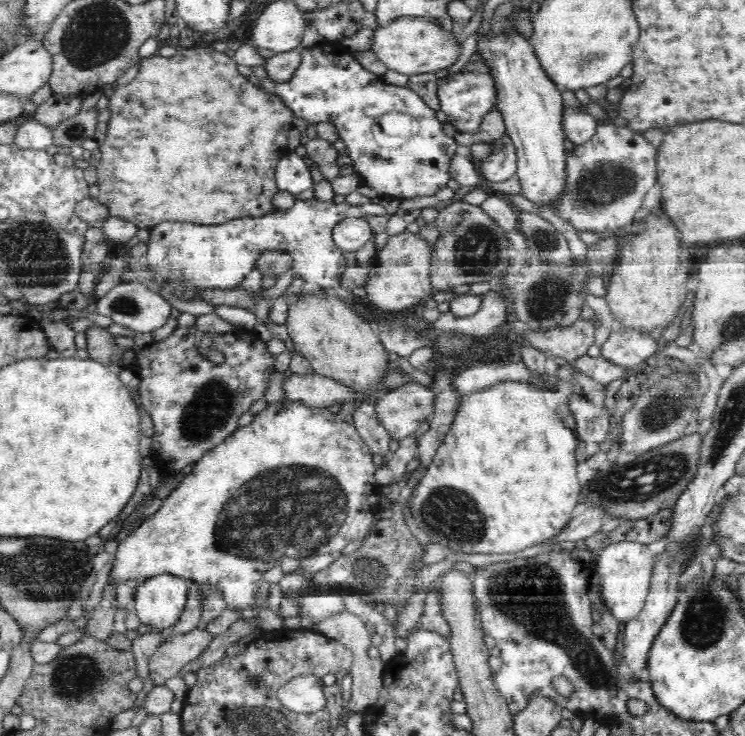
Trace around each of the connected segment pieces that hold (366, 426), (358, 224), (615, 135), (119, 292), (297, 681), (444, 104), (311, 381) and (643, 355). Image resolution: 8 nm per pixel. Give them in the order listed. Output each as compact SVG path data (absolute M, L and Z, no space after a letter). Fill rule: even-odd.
M356 407L353 412L353 423L361 439L373 453L381 454L383 457L389 454L388 444L390 444L391 438L377 417L368 416Z
M351 217L342 220L332 232L336 247L343 253L357 252L370 240L374 240L375 234L364 218Z
M598 126L596 132L594 132L594 136L592 136L590 140L584 142L582 146L576 146L574 152L568 156L568 162L566 162L566 174L567 186L566 189L560 193L560 204L556 206L556 208L558 208L558 214L560 214L564 220L568 220L576 230L598 230L598 232L606 234L606 230L616 230L616 228L623 229L624 227L633 224L634 216L636 216L636 212L642 208L648 190L657 183L657 147L652 146L652 144L644 138L642 132L634 132L632 128L628 128L627 126Z
M138 280L120 282L104 296L96 300L93 310L110 317L114 324L122 325L136 333L152 333L161 328L170 319L172 306L158 293L150 290Z
M296 676L278 690L277 698L296 713L316 713L327 706L323 688L314 676Z
M484 70L459 72L438 79L437 95L440 109L446 113L447 121L458 132L476 134L480 130L484 116L497 109L498 95L494 91L494 80L490 79L490 73L486 73Z
M316 373L306 376L292 374L286 378L283 390L288 399L314 408L329 408L336 402L355 405L354 390L344 383Z
M614 330L601 346L601 355L616 367L639 367L641 362L659 350L658 342L646 332Z

